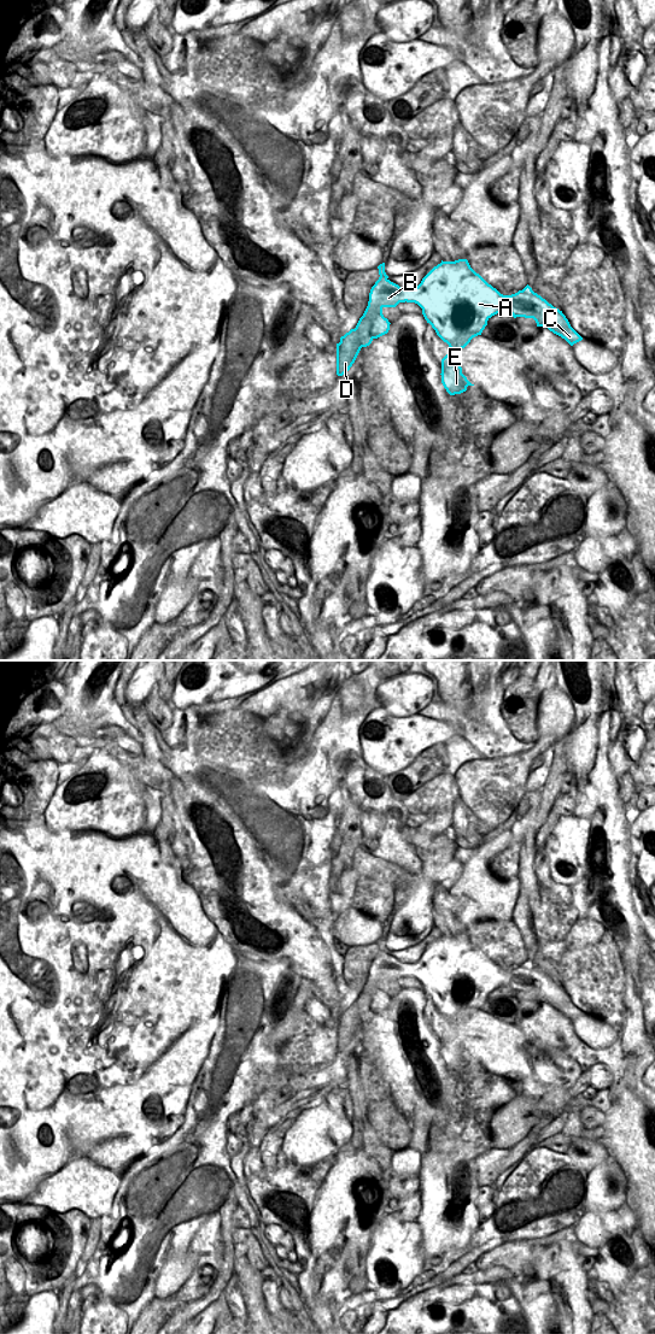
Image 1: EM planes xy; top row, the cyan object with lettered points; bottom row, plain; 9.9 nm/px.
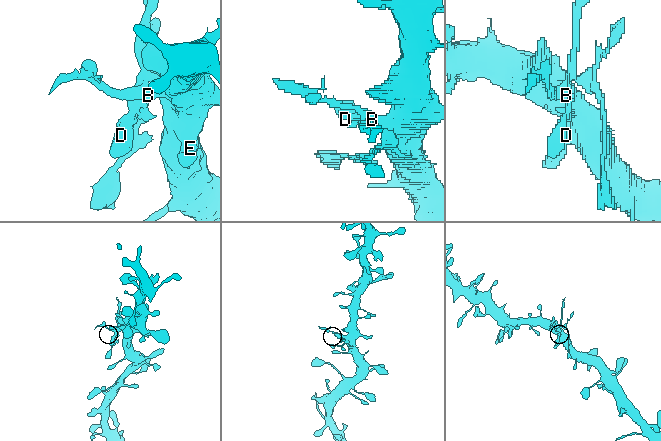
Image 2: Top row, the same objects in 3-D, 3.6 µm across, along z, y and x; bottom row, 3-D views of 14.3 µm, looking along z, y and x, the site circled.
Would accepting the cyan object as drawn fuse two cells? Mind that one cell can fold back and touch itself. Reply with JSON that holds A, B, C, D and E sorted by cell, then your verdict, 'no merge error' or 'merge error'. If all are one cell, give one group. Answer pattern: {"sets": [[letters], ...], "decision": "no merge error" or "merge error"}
{"sets": [["A", "C", "E"], ["B", "D"]], "decision": "merge error"}

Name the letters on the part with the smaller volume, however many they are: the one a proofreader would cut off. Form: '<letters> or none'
B, D

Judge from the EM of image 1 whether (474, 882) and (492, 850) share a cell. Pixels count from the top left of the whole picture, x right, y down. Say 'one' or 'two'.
one

